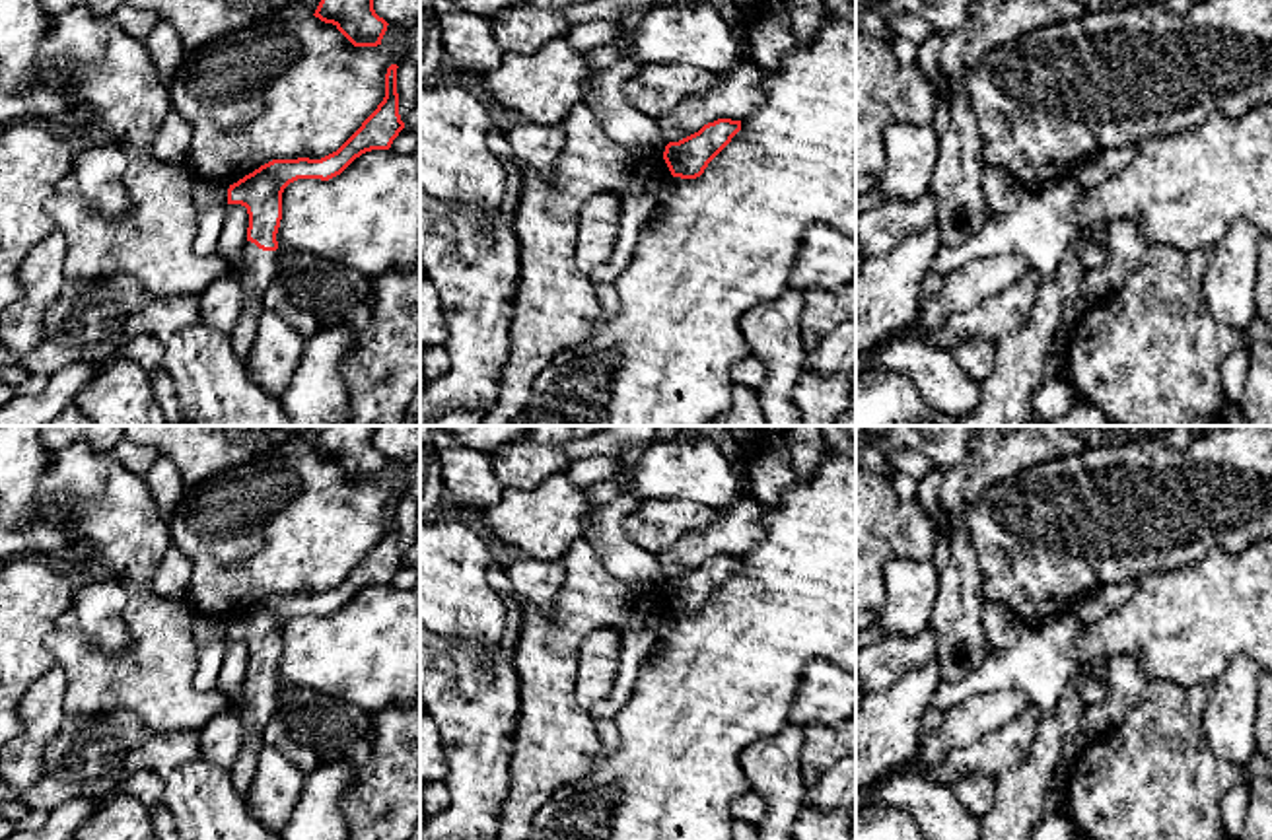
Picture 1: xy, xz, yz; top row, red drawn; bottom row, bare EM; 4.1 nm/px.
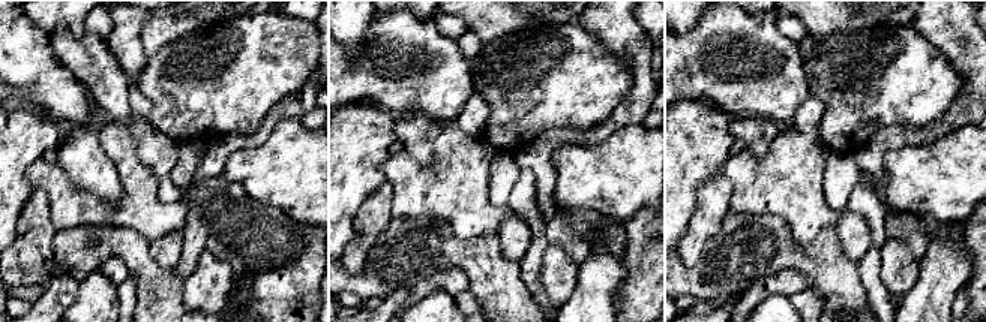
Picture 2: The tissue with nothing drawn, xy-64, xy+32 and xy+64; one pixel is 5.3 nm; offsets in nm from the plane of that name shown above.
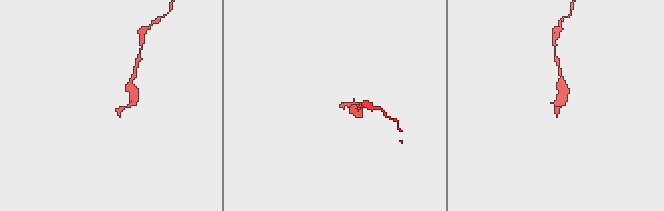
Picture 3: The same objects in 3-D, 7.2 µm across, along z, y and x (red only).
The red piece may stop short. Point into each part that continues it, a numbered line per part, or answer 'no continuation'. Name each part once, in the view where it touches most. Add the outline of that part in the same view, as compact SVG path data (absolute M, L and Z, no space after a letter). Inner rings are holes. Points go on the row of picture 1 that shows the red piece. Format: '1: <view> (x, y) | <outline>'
1: xy (259, 267) | M245 241L243 245L243 262L233 276L241 284L243 309L253 301L263 298L263 292L276 276L276 251L263 251L255 243Z

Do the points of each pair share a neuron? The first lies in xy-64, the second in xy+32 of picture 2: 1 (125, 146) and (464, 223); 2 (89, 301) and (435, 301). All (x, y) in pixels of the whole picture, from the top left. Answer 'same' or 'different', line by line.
1: same
2: same

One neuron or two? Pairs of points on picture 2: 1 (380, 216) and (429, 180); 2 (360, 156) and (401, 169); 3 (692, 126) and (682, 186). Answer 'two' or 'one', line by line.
1: two
2: two
3: one

